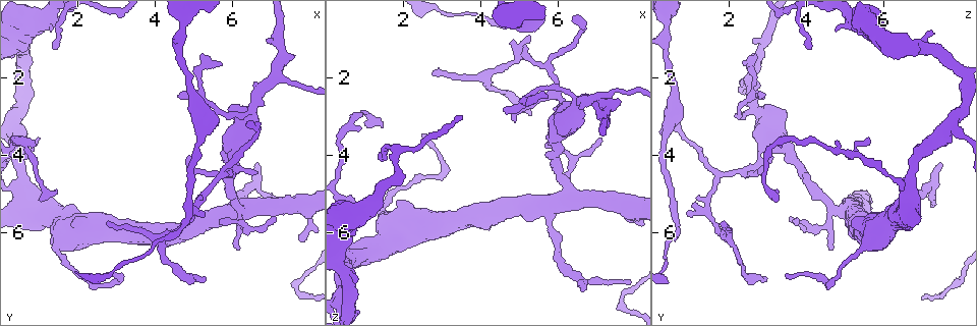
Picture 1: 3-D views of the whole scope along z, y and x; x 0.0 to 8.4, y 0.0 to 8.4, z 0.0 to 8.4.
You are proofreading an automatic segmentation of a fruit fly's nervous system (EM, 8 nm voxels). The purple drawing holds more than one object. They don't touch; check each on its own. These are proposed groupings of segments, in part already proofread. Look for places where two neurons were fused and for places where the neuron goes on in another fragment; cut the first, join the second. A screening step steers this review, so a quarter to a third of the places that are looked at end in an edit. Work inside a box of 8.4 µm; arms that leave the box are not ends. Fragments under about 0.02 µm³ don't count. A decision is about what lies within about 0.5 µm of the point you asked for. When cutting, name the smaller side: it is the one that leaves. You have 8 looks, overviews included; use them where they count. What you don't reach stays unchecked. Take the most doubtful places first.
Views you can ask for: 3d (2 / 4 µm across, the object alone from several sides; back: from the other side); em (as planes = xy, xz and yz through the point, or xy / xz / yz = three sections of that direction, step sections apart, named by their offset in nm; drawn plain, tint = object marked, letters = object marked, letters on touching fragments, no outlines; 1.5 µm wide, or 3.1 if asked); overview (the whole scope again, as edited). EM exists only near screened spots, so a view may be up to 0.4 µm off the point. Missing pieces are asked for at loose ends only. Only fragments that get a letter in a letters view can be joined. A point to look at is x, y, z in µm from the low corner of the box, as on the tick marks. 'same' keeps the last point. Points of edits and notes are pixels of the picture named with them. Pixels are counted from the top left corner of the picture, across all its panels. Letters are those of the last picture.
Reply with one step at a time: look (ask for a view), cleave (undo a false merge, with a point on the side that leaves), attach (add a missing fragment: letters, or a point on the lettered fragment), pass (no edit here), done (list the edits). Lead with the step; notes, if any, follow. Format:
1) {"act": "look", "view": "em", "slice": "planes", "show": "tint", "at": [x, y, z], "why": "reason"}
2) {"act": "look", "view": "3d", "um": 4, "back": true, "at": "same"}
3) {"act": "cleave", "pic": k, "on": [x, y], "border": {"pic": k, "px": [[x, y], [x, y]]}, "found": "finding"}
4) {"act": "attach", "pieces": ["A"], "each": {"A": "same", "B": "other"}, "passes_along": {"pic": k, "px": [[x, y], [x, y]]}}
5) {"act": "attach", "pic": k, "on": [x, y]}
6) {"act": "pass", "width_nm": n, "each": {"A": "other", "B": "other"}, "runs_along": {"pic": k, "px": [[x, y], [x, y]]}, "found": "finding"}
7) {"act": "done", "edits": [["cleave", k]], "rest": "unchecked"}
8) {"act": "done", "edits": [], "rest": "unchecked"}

{"act": "look", "view": "em", "slice": "xz", "step": 4, "show": "letters", "at": [7.70, 6.15, 5.55], "why": "thin end"}

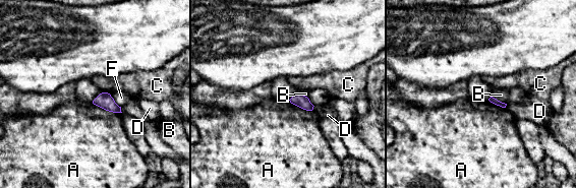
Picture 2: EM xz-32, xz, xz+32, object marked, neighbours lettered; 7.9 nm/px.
{"act": "pass", "each": {"A": "other", "B": "other", "C": "other", "D": "other", "F": "other"}, "border": {"pic": 2, "px": [[92, 102], [106, 110], [120, 113]]}, "found": "no lettered fragment goes on from it"}

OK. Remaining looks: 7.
{"act": "look", "view": "3d", "um": 2, "at": [4.90, 4.00, 3.05], "why": "thin end"}

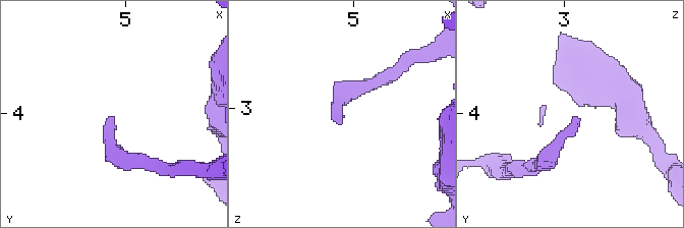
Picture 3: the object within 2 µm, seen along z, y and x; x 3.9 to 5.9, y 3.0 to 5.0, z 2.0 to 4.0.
{"act": "look", "view": "em", "slice": "planes", "show": "letters", "at": [4.88, 4.00, 3.10], "why": "now the EM"}

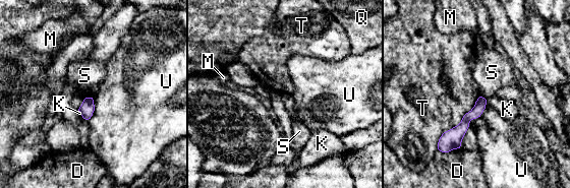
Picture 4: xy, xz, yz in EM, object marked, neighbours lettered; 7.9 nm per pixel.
{"act": "pass", "width_nm": 90, "each": {"D": "other", "K": "other", "M": "other", "Q": "other", "S": "other", "T": "other", "U": "other"}, "found": "none of them fits"}

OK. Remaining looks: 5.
{"act": "look", "view": "em", "slice": "xy", "step": 4, "show": "tint", "at": [6.35, 5.90, 4.35], "why": "sharp bend"}

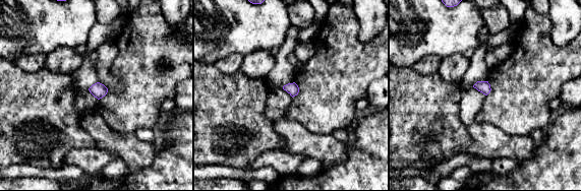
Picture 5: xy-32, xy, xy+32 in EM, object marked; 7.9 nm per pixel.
{"act": "look", "view": "em", "slice": "planes", "show": "letters", "at": "same"}

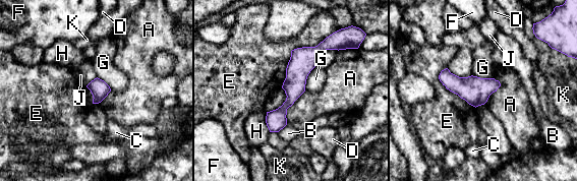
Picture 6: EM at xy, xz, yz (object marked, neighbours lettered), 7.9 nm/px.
{"act": "pass", "each": {"A": "other", "B": "other", "C": "other", "D": "other", "E": "other", "F": "other", "G": "other", "H": "other", "J": "other", "K": "other"}, "border": {"pic": 6, "px": [[305, 91], [287, 109], [286, 124]]}, "found": "all the same neuron"}

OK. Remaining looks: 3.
{"act": "done", "edits": [], "rest": "unchecked"}

